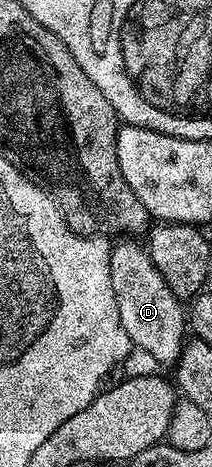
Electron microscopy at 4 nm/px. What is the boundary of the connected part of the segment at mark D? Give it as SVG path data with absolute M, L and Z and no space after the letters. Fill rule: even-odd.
M132 239L119 241L122 242L115 242L111 248L109 271L112 274L112 289L116 295L117 310L120 311L121 326L137 350L139 348L154 360L171 366L181 355L188 335L183 304L164 282L143 246L141 248Z

